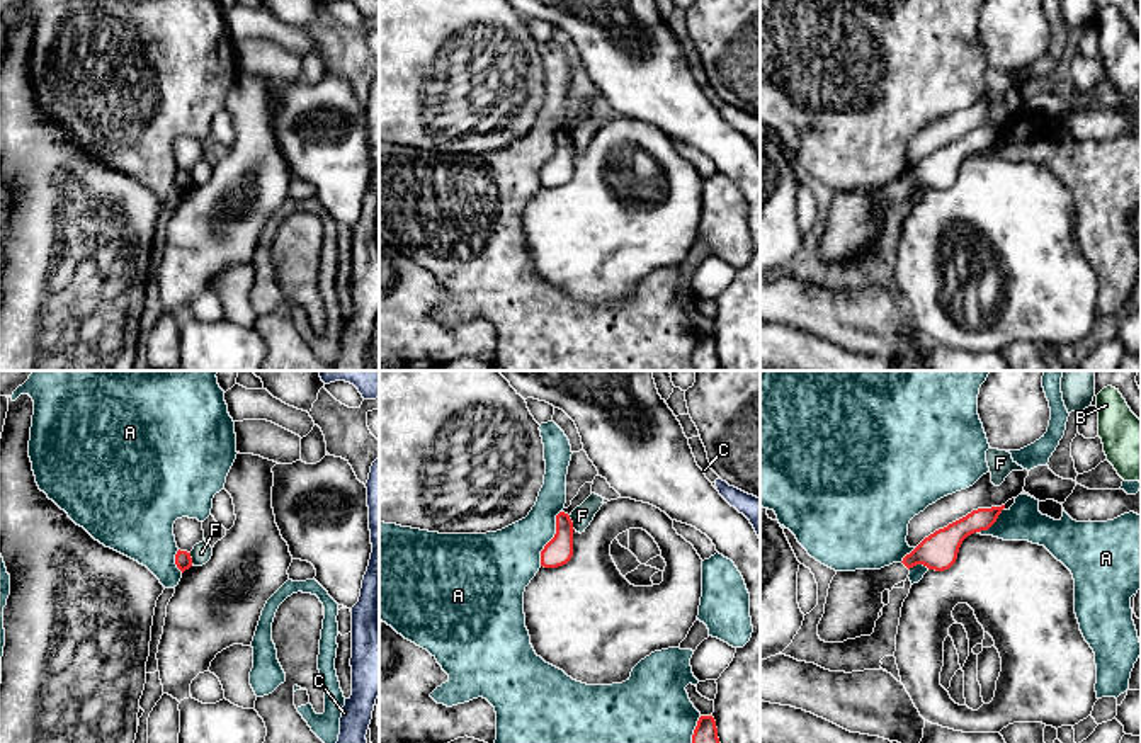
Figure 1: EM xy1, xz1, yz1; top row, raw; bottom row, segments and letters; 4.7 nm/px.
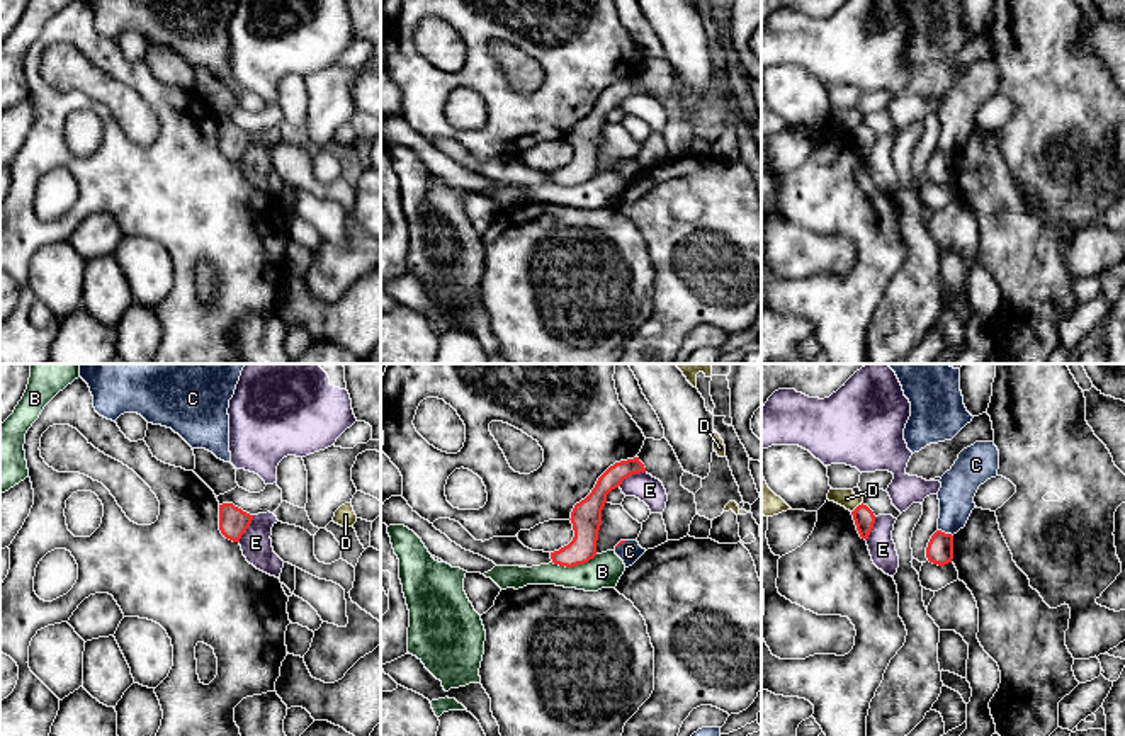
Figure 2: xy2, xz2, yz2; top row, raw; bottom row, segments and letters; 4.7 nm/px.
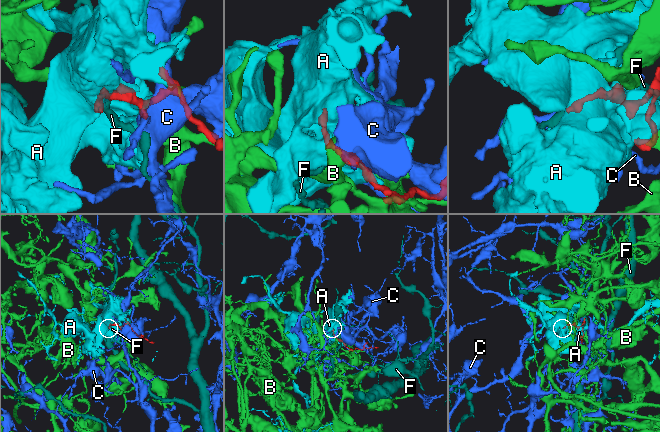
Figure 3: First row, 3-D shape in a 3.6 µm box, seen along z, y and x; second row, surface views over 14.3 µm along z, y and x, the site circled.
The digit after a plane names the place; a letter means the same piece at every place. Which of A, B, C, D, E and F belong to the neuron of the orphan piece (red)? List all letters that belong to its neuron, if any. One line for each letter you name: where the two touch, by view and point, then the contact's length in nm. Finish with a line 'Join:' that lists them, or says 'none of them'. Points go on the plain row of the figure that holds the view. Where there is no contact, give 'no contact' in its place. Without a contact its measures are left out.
Join: none of them

